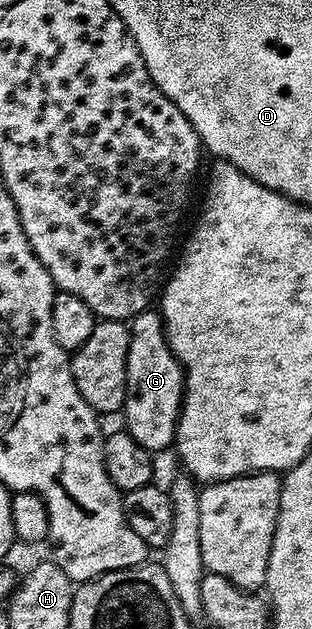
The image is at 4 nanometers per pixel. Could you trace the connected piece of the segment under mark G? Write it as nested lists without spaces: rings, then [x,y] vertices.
[[[159,311],[139,312],[130,321],[130,350],[126,358],[126,378],[128,389],[124,399],[122,417],[123,427],[128,435],[150,453],[159,454],[173,447],[176,439],[176,427],[180,421],[180,405],[184,403],[184,370],[176,355],[170,350],[168,340],[164,336],[164,319]]]

